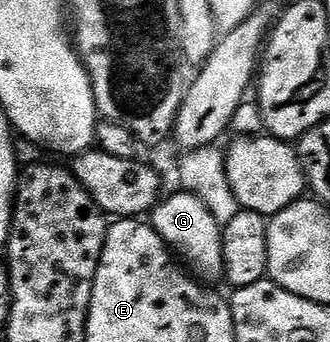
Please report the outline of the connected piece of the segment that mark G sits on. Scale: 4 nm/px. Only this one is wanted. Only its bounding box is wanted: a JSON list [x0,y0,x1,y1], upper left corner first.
[151,192,225,285]

